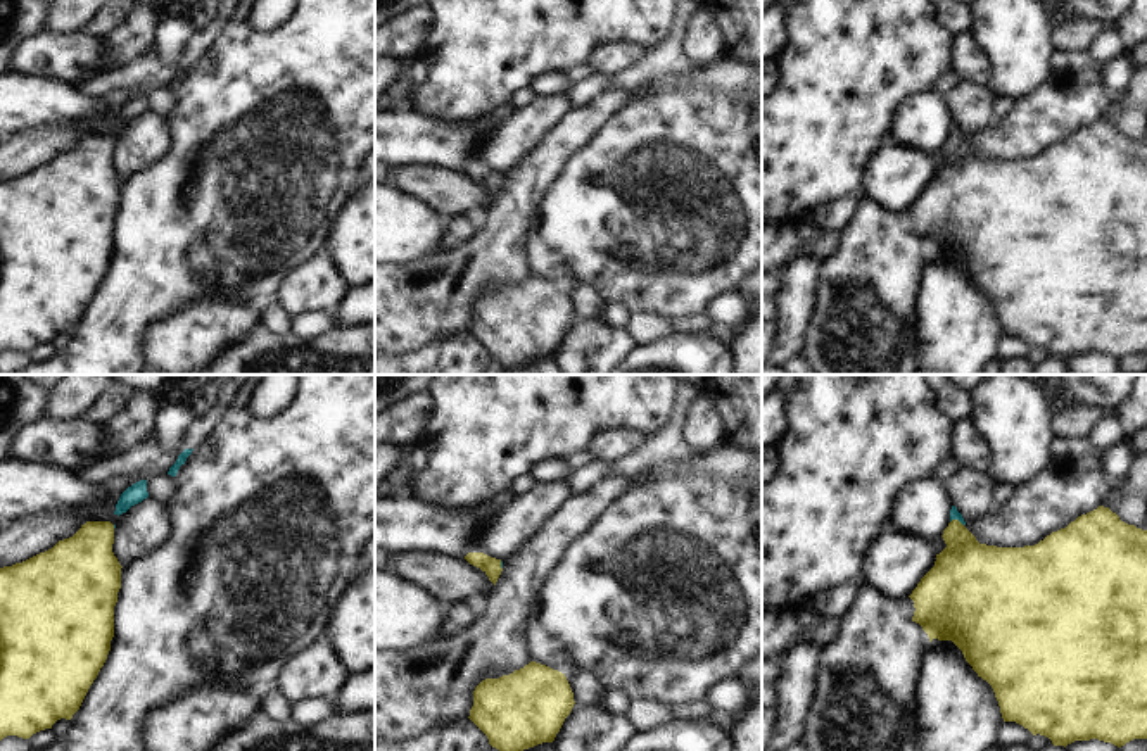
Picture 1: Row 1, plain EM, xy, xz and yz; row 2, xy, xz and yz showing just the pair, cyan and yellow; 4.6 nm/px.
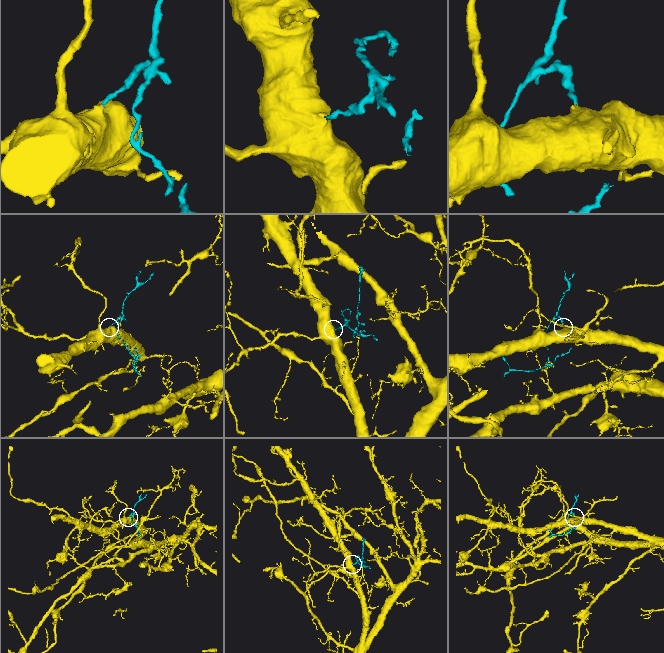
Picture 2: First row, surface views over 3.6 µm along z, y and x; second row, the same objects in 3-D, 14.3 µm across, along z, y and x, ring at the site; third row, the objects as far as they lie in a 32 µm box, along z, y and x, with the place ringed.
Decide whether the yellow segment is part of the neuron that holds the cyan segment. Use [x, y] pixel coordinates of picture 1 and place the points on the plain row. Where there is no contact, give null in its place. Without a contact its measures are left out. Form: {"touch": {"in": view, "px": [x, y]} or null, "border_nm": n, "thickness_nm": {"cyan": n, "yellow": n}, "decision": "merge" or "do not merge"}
{"touch": {"in": "yz", "px": [957, 132]}, "border_nm": 70, "thickness_nm": {"cyan": 50, "yellow": 280}, "decision": "merge"}

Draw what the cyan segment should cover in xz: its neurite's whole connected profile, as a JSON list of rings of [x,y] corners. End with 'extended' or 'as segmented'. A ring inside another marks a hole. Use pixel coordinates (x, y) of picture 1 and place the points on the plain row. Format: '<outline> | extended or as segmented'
[[[468,166],[465,169],[465,173],[470,178],[480,181],[489,190],[489,193],[496,199],[501,185],[503,185],[503,174],[501,173],[491,171],[484,166]]] | extended

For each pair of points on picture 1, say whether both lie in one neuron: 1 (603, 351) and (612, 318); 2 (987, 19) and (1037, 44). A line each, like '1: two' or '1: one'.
1: two
2: one

